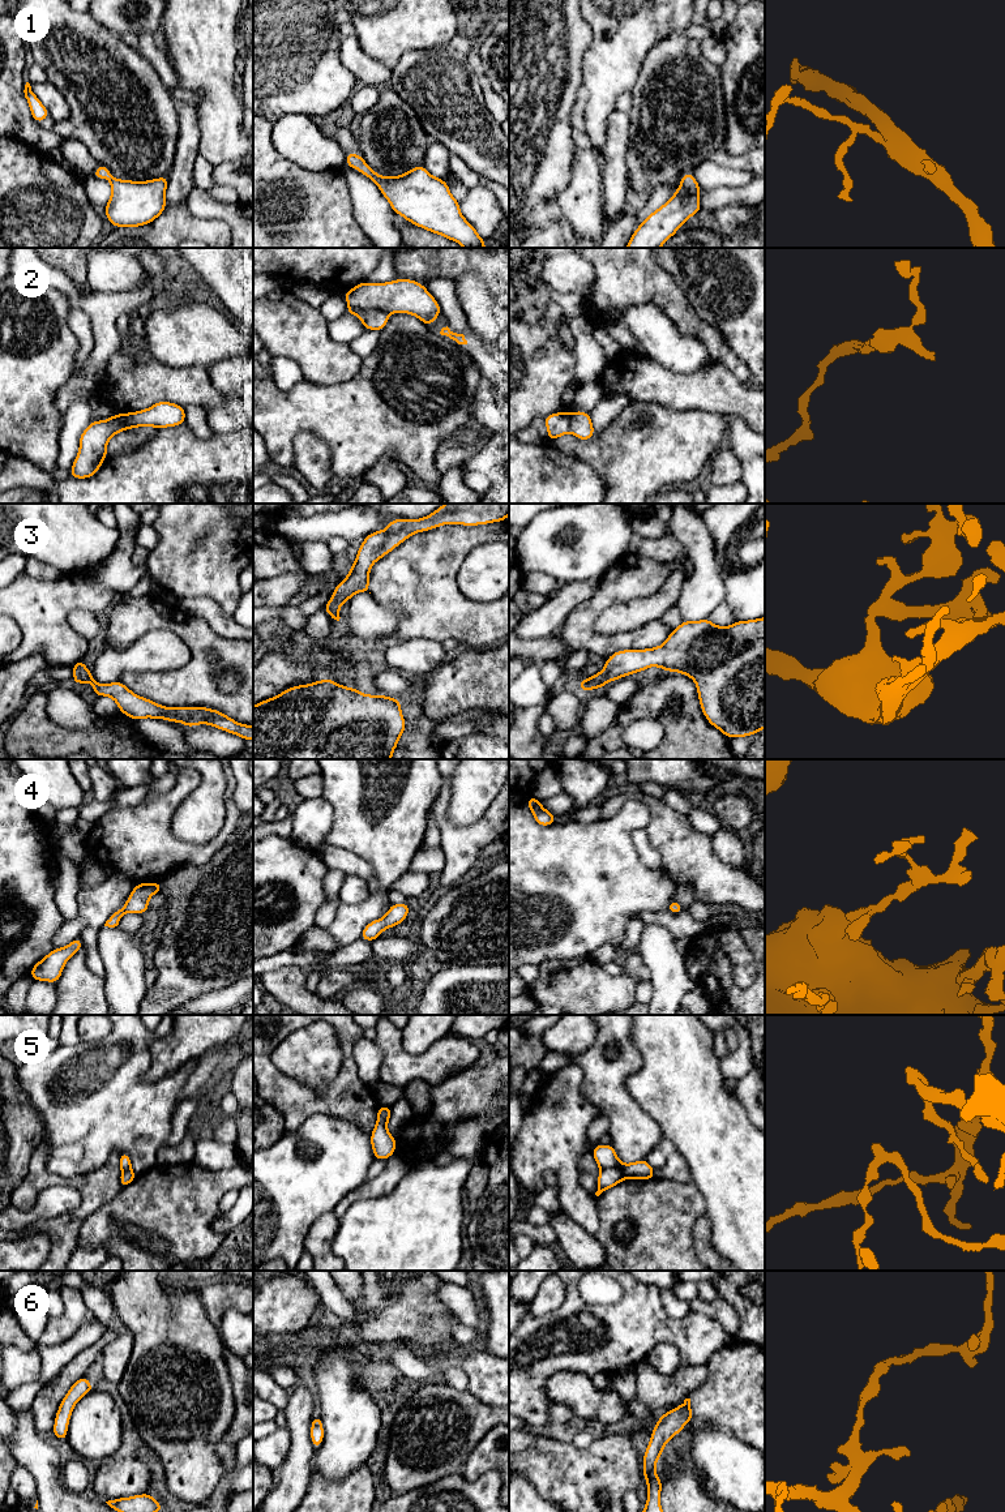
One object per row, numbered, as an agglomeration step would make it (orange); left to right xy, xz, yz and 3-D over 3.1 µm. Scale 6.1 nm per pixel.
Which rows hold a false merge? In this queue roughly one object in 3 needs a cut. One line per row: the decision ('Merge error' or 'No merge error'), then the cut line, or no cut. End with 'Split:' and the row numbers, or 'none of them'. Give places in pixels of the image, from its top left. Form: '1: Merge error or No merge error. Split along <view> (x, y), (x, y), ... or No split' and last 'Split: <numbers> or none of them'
1: No merge error. No split
2: Merge error. Split along xz (349, 305), (381, 309), (388, 313)
3: No merge error. No split
4: No merge error. No split
5: Merge error. Split along yz (601, 1168), (616, 1168), (625, 1177)
6: No merge error. No split
Split: 2, 5

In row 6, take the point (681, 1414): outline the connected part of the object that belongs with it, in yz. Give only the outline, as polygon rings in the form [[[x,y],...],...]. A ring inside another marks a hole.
[[[685,1399],[679,1408],[660,1414],[655,1423],[651,1439],[646,1447],[642,1462],[643,1477],[647,1485],[647,1502],[642,1512],[663,1512],[660,1507],[662,1479],[657,1475],[655,1465],[671,1438],[684,1431],[684,1425],[692,1421],[690,1399]]]

